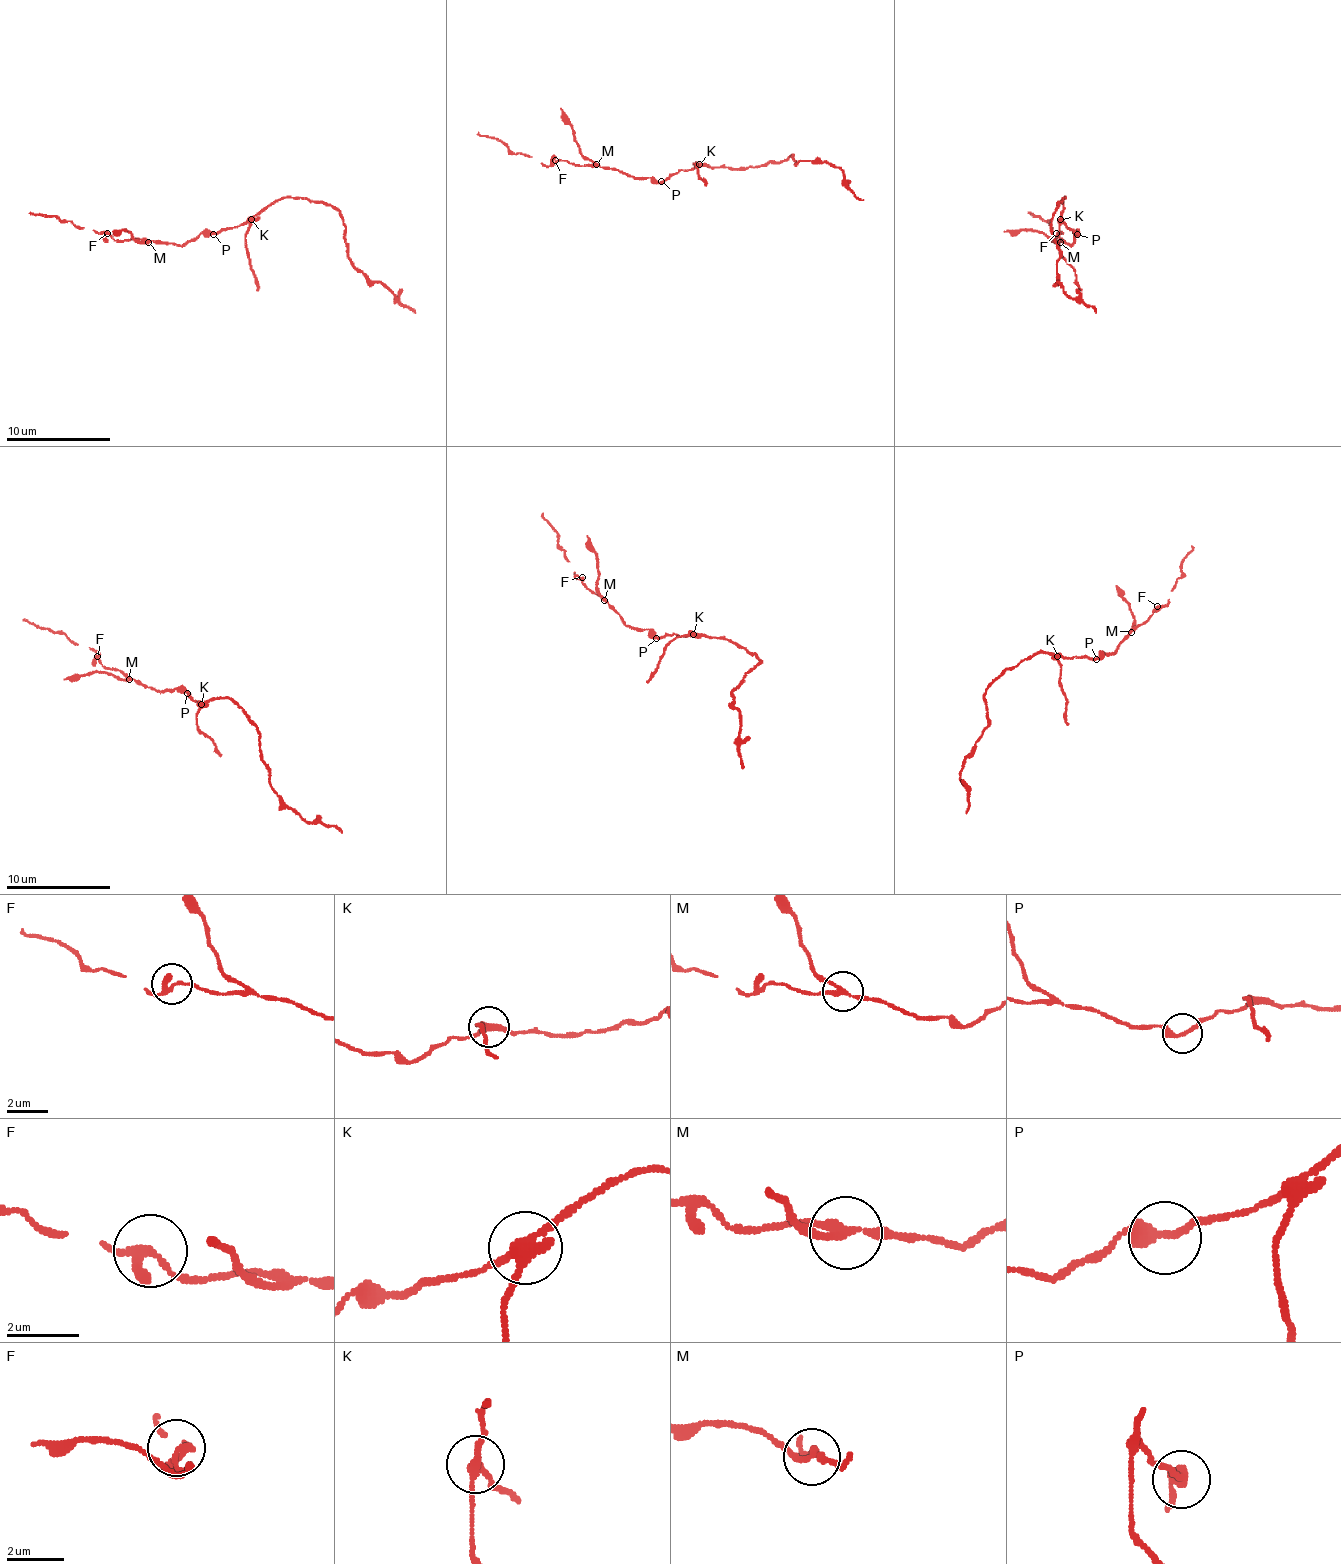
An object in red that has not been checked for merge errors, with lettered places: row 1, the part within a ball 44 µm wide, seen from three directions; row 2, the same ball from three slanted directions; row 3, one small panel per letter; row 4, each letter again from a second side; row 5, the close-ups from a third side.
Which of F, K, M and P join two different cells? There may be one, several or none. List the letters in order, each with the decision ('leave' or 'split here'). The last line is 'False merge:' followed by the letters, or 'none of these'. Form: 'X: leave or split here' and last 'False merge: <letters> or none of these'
F: leave
K: split here
M: split here
P: leave
False merge: K, M

